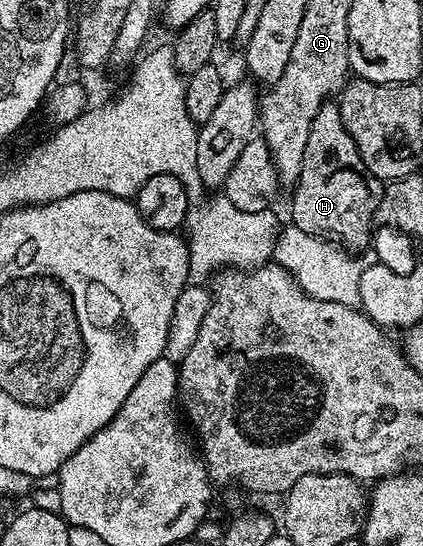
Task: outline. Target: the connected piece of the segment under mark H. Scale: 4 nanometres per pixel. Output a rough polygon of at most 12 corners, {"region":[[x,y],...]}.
{"region":[[325,101],[310,123],[291,224],[369,248],[384,185]]}

